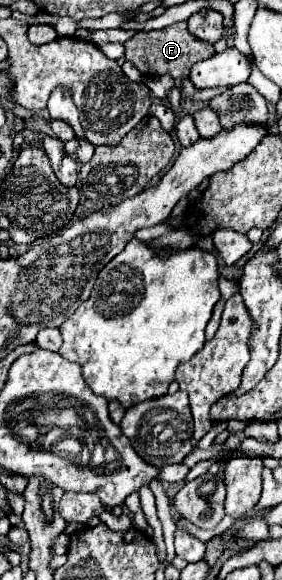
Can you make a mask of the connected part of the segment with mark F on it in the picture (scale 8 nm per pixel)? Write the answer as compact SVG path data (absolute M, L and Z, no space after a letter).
M185 21L173 23L171 27L165 27L159 31L149 31L149 33L141 31L125 43L125 59L131 61L145 77L163 75L163 73L169 73L173 79L189 77L189 69L197 61L209 59L213 53L215 53L215 49L211 43L205 43L205 41L189 35Z

